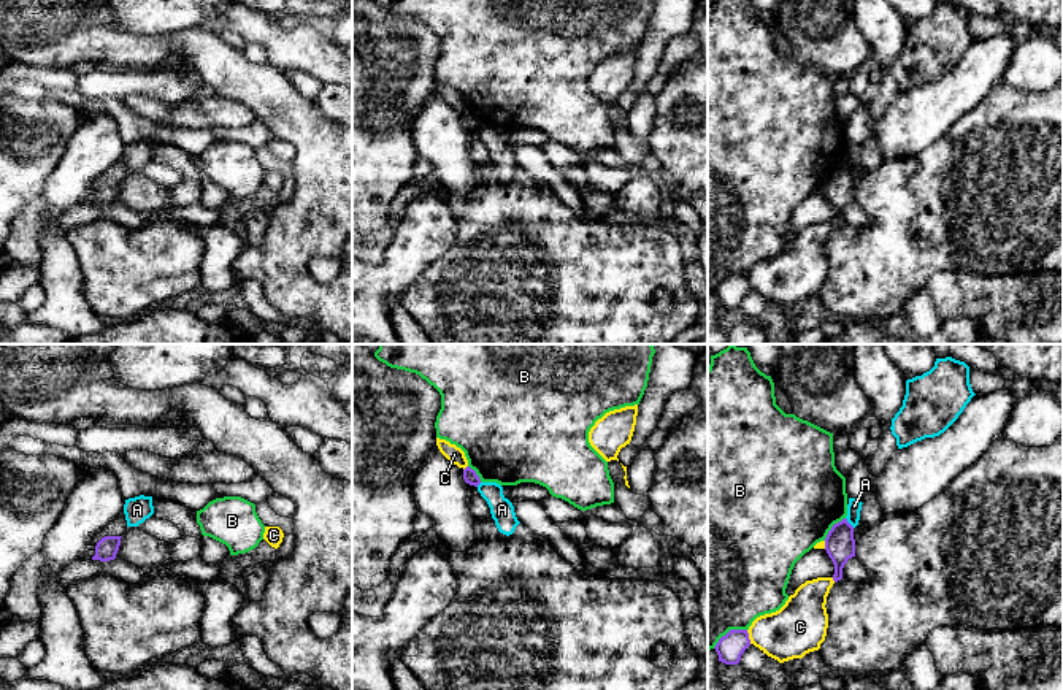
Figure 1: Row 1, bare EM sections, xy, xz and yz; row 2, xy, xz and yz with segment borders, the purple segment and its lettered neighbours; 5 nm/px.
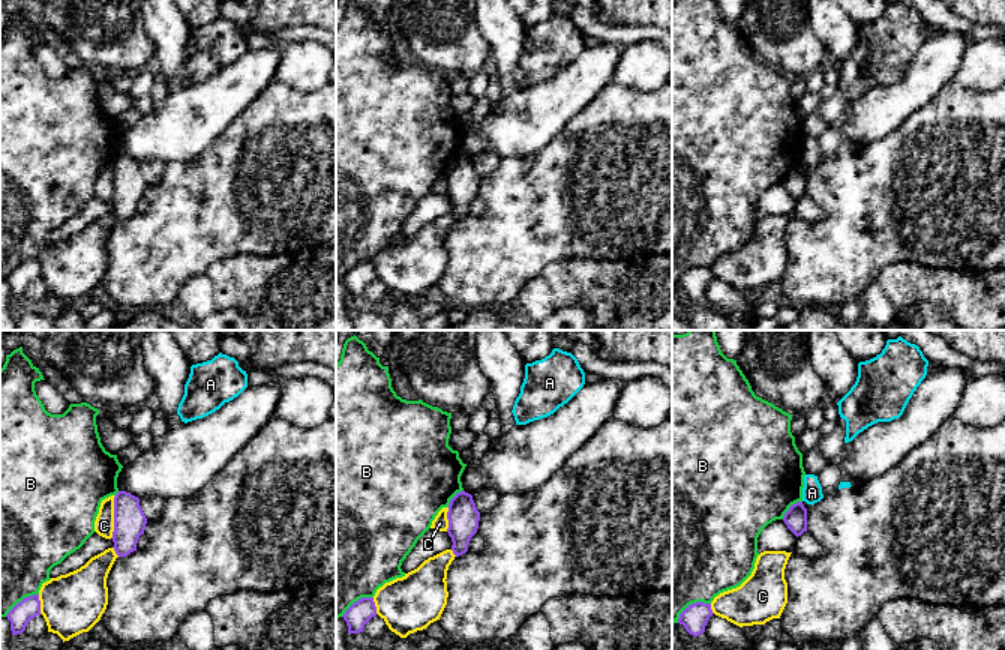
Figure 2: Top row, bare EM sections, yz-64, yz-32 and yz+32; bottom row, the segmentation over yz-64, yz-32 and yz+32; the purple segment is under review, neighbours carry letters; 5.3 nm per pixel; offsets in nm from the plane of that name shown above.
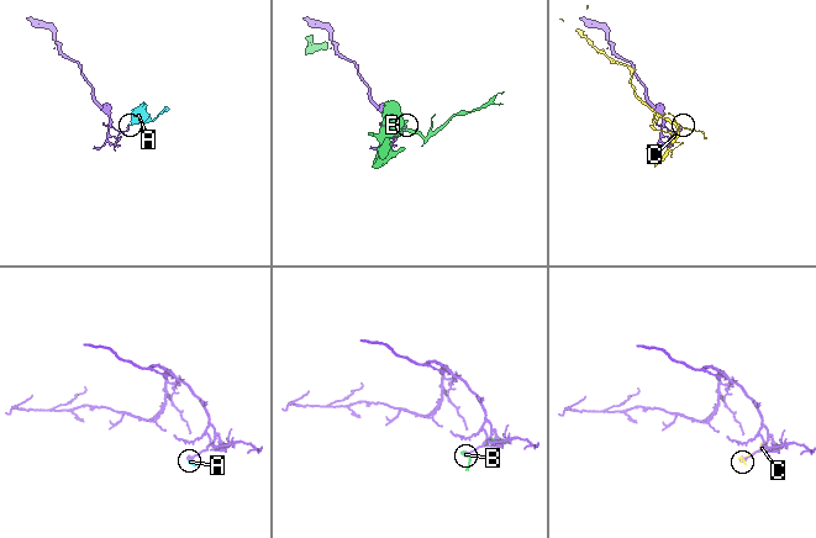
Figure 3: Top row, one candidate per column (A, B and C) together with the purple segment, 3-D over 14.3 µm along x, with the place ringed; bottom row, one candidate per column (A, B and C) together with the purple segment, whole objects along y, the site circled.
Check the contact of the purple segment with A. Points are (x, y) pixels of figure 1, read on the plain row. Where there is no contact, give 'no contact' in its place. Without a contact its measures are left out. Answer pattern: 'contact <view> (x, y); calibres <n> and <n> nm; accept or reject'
contact yz (848, 167); calibres 160 and 70 nm; reject

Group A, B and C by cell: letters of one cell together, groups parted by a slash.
A / B / C

